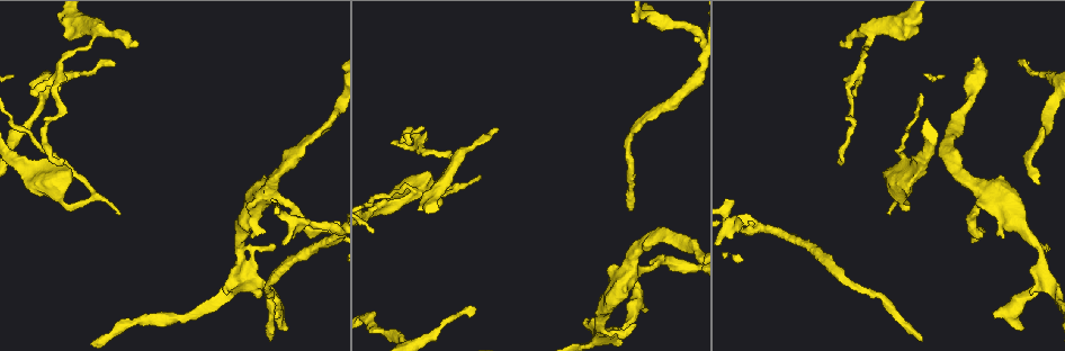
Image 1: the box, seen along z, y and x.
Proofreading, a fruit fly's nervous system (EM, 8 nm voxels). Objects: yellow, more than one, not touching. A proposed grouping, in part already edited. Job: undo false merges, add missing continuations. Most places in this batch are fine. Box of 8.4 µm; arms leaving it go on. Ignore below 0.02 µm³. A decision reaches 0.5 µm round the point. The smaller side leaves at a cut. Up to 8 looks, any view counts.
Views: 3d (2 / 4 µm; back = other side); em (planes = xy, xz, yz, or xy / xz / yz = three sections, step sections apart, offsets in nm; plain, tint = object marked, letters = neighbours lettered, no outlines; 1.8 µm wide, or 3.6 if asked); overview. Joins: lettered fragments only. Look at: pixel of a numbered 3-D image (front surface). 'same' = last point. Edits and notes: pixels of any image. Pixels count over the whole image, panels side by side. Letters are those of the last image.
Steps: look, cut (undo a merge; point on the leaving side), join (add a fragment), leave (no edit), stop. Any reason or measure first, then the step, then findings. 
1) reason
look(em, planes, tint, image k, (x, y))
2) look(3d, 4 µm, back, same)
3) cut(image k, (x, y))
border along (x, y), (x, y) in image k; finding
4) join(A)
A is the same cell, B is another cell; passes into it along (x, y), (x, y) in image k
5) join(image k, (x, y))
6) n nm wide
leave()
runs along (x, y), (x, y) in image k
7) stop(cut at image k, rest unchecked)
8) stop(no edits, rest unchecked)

free end
look(em, yz, step 8, letters, image 1, (285, 329))

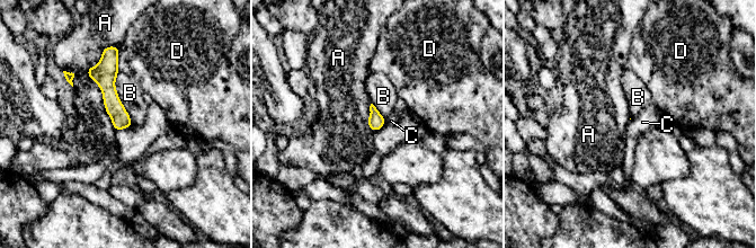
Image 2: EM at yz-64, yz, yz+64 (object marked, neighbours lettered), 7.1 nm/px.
leave()
A, B, C and D are other cells; none of them fits

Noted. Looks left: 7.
tapers out
look(3d, 2 µm, image 1, (840, 41))

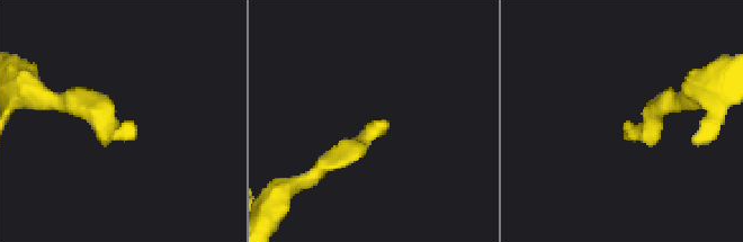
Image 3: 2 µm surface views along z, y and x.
shape alone is not enough
look(em, 3.6 µm, yz, step 8, tint, image 3, (388, 122))

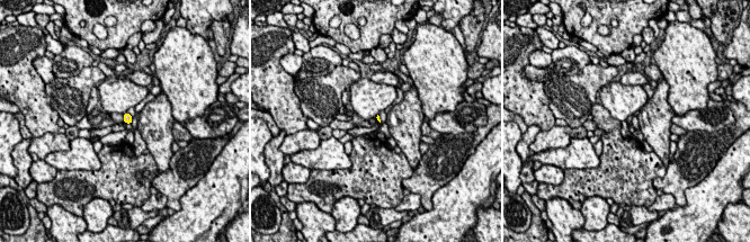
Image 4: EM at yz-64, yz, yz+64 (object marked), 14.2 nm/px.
another direction
look(em, 3.6 µm, planes, letters, same)

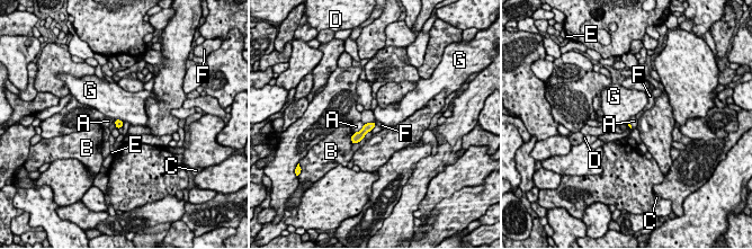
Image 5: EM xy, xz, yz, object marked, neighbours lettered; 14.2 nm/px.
leave()
A, B, C, D, E, F and G are other cells; border along (124, 123), (122, 126) in image 5; no lettered fragment goes on from it

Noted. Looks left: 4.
thin end
look(3d, 2 µm, image 1, (114, 62))

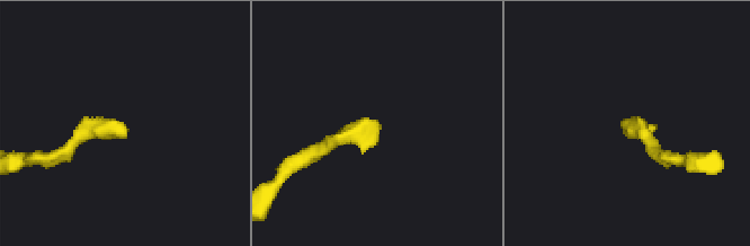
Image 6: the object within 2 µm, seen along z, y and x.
look(em, planes, tint, image 6, (625, 134))

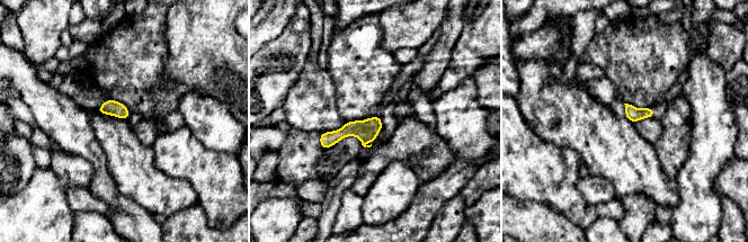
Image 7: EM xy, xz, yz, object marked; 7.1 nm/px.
look(em, planes, letters, same)

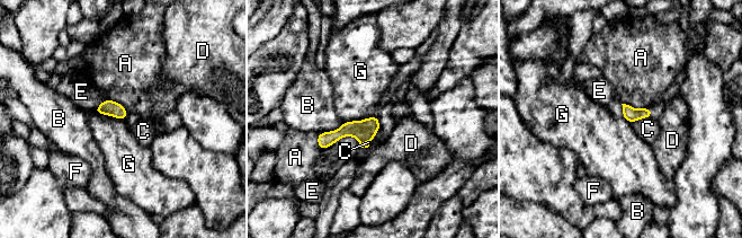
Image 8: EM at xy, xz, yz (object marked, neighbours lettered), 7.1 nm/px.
G touches over 240 nm
leave()
A, B, C, D, E, F and G are other cells; runs along (375, 118), (321, 146) in image 8; no lettered fragment goes on from it

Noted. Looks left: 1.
stop(no edits, rest unchecked)

